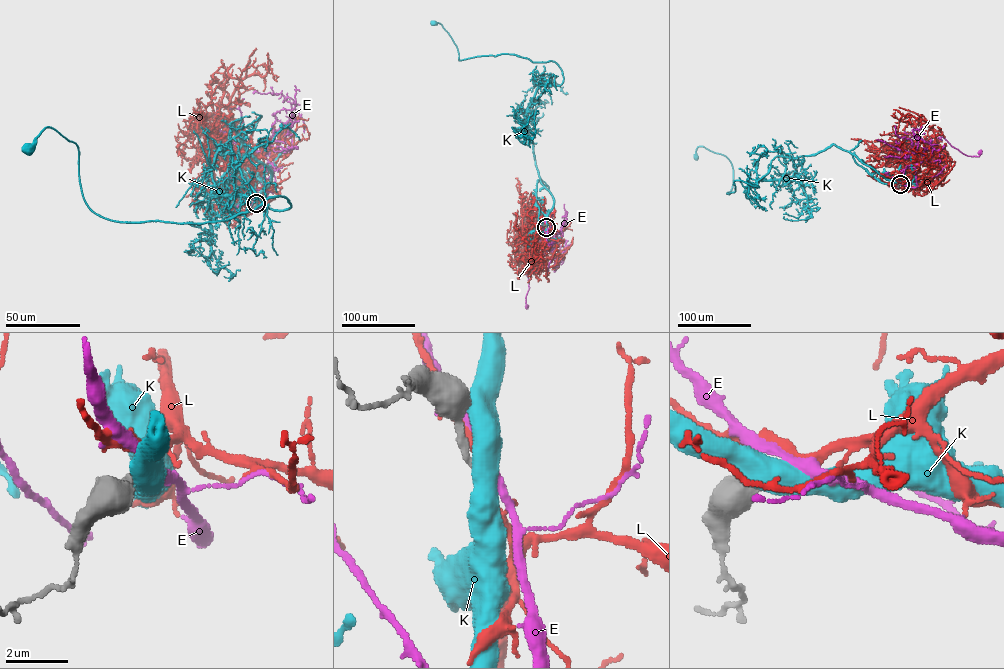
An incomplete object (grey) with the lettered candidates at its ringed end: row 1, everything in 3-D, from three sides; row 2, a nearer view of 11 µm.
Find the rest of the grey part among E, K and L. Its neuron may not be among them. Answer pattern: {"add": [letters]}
{"add": ["L"]}

